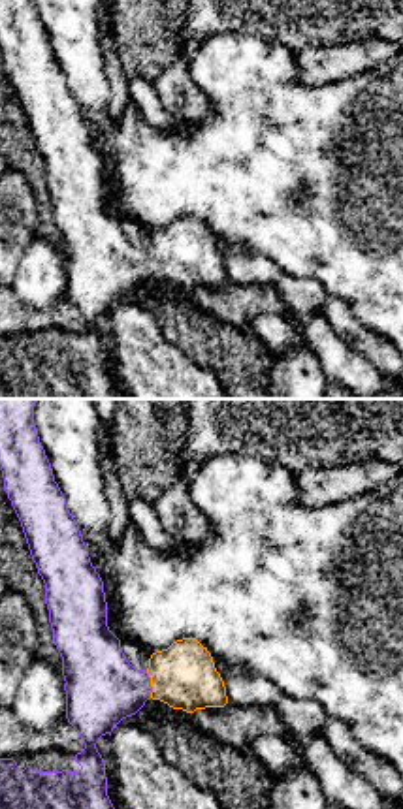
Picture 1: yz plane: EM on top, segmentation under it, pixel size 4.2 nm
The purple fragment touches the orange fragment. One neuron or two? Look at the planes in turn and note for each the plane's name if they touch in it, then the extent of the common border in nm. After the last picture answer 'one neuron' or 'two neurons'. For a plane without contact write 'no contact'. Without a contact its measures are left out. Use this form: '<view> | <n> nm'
yz | 120 nm

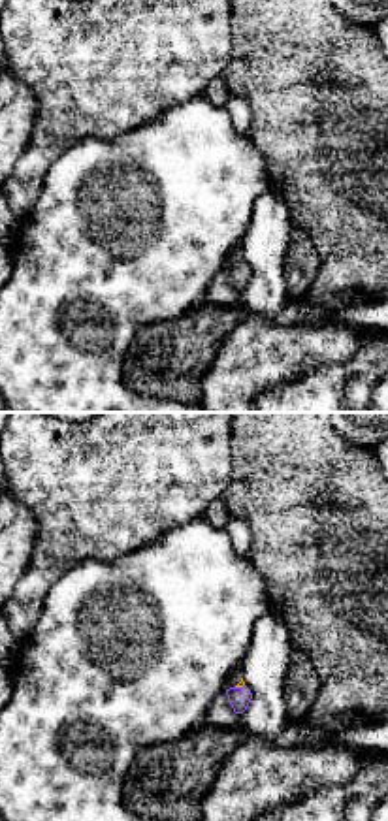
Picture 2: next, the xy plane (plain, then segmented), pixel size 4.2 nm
xy | 40 nm

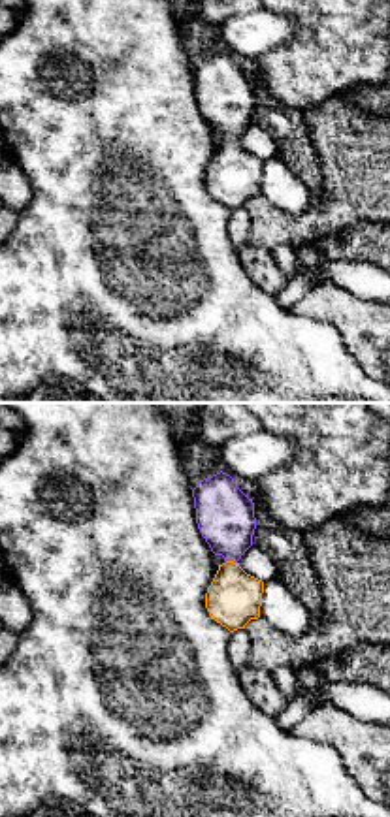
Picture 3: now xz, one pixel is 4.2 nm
xz | 50 nm

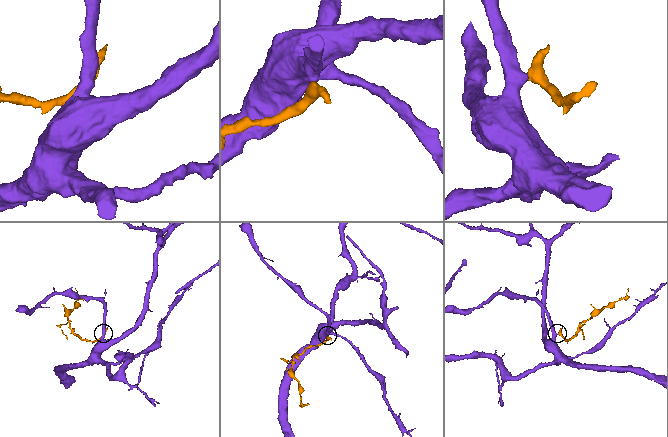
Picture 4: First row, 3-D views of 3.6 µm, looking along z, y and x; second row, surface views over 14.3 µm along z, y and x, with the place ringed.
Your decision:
one neuron

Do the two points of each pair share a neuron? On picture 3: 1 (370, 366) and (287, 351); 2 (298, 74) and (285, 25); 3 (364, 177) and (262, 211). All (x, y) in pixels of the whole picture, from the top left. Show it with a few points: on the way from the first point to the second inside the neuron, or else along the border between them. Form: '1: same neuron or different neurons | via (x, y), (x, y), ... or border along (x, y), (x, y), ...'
1: different neurons | border along (334, 326), (345, 351), (370, 377)
2: different neurons | border along (298, 23), (296, 32), (285, 44), (257, 59)
3: same neuron | via (340, 202), (313, 224), (287, 224)

